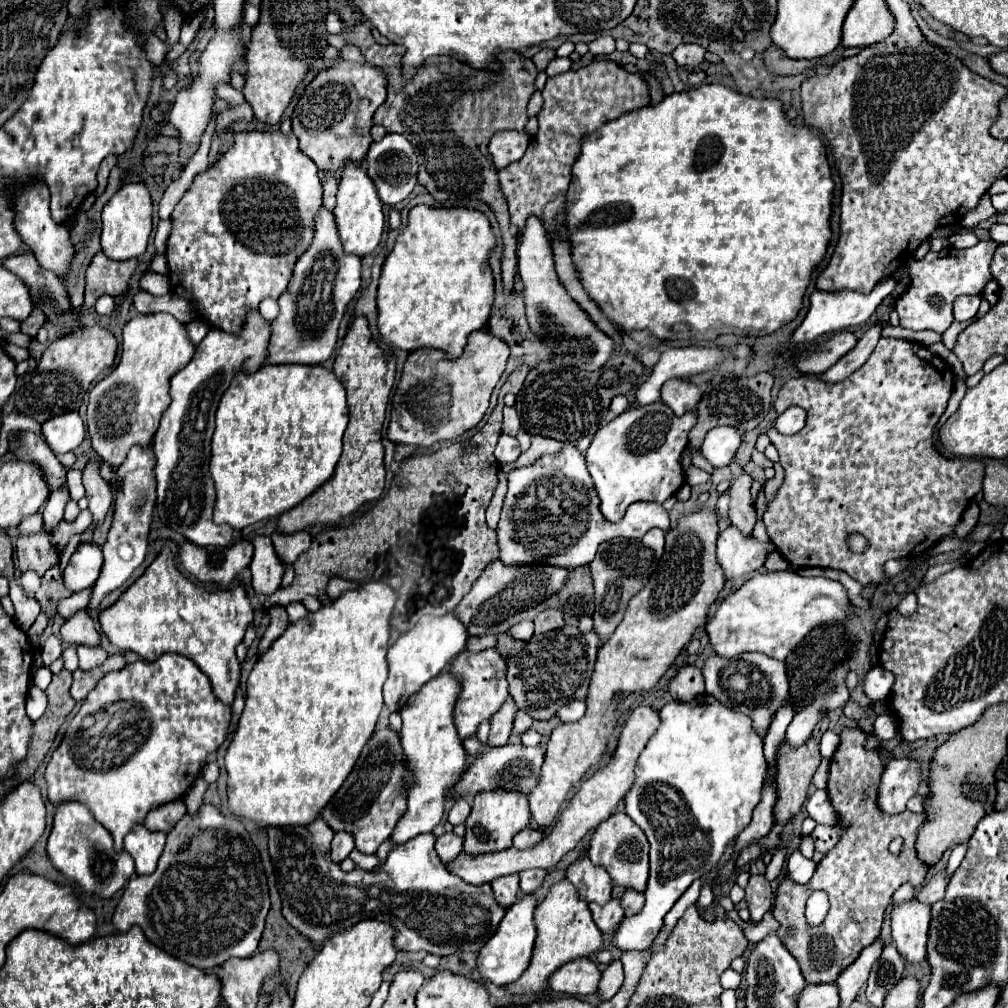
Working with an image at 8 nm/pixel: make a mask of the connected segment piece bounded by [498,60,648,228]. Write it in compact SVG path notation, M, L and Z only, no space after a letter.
M594 60L580 70L548 78L542 90L542 110L538 118L538 134L532 138L526 154L498 172L500 188L508 200L512 224L522 228L530 214L538 216L546 228L554 220L564 224L566 190L572 178L572 164L580 154L580 138L598 130L602 124L648 104L648 86L638 74L626 72L616 62Z

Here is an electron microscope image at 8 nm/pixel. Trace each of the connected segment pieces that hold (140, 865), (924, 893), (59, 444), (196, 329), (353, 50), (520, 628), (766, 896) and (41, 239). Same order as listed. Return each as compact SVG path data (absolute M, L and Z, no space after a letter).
M136 826L124 838L124 850L134 858L136 874L146 876L154 872L158 858L162 856L166 836L162 832L150 832L146 826Z
M938 872L928 884L924 884L920 890L916 890L916 896L920 902L924 904L934 904L938 900L942 900L944 896L944 890L946 890L946 880L944 880L944 872Z
M70 412L44 422L42 436L54 454L66 454L72 452L84 440L86 428L82 418L76 412Z
M194 320L194 322L186 324L186 332L188 332L192 344L198 344L208 334L208 330L210 330L210 324L206 324L204 320Z
M346 46L346 48L342 48L340 52L342 52L342 58L348 60L348 62L356 62L356 64L364 64L364 62L366 62L358 46Z
M522 620L518 624L514 624L510 630L508 630L510 636L514 636L516 640L528 640L534 635L534 622L533 620Z
M764 874L750 876L746 886L746 902L752 922L760 922L762 916L772 908L772 886Z
M32 184L16 192L16 230L20 232L22 240L30 246L38 264L44 270L50 270L60 278L66 276L76 250L72 248L72 240L68 236L66 226L60 226L50 218L50 194L44 184Z

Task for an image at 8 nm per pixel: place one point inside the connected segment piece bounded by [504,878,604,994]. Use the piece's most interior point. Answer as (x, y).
(565, 930)

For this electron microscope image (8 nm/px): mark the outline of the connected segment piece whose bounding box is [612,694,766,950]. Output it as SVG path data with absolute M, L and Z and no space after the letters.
M704 694L692 702L670 702L660 710L662 724L650 738L636 764L636 782L624 796L626 814L646 832L650 842L650 878L644 892L646 902L640 914L624 918L612 936L620 950L644 950L660 932L662 918L684 894L684 890L702 874L710 872L724 856L726 846L750 824L752 810L760 800L760 788L766 774L762 738L756 734L752 720L732 708L722 706Z

